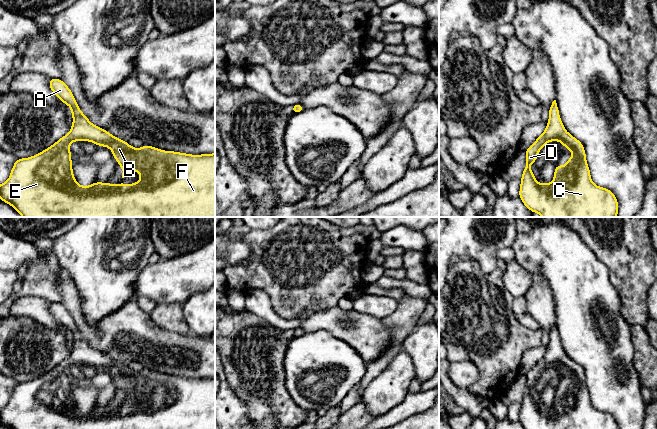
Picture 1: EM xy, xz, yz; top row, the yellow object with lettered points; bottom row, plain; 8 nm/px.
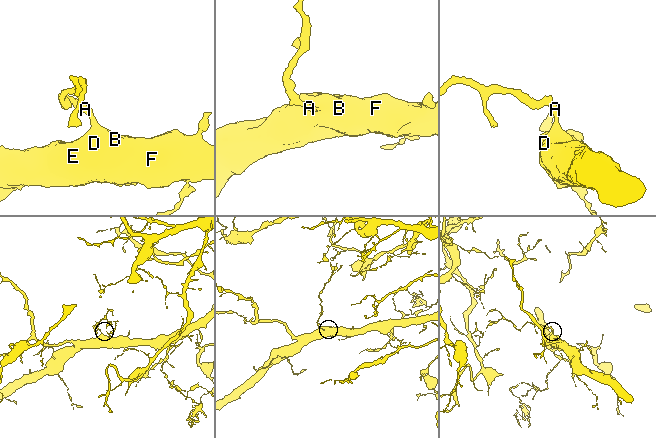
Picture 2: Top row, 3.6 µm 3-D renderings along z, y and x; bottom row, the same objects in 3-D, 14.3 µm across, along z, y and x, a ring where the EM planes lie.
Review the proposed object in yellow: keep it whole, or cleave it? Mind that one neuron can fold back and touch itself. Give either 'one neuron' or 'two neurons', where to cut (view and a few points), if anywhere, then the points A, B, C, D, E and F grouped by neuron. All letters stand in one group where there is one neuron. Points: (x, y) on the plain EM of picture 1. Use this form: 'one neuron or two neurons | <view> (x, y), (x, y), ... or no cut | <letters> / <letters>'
one neuron | no cut | A B C D E F

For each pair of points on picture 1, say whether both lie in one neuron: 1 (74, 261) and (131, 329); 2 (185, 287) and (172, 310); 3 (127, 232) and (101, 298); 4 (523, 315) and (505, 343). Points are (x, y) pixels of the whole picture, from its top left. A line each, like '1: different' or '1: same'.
1: different
2: different
3: same
4: different

